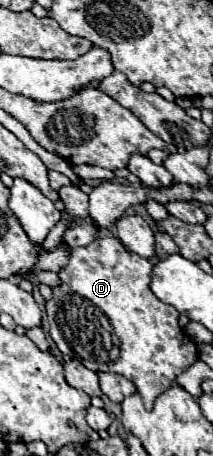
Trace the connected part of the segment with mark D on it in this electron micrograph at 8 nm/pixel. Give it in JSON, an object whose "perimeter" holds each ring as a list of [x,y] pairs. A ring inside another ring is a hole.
{"perimeter":[[[99,237],[87,247],[65,245],[65,249],[69,251],[69,261],[59,271],[61,285],[51,287],[53,297],[45,303],[55,345],[63,355],[81,361],[87,369],[111,371],[127,377],[135,383],[147,409],[151,409],[155,397],[165,389],[173,387],[173,379],[197,361],[197,345],[187,341],[185,333],[177,323],[179,311],[159,301],[149,289],[151,261],[139,257],[137,253],[129,253],[117,237]]]}

